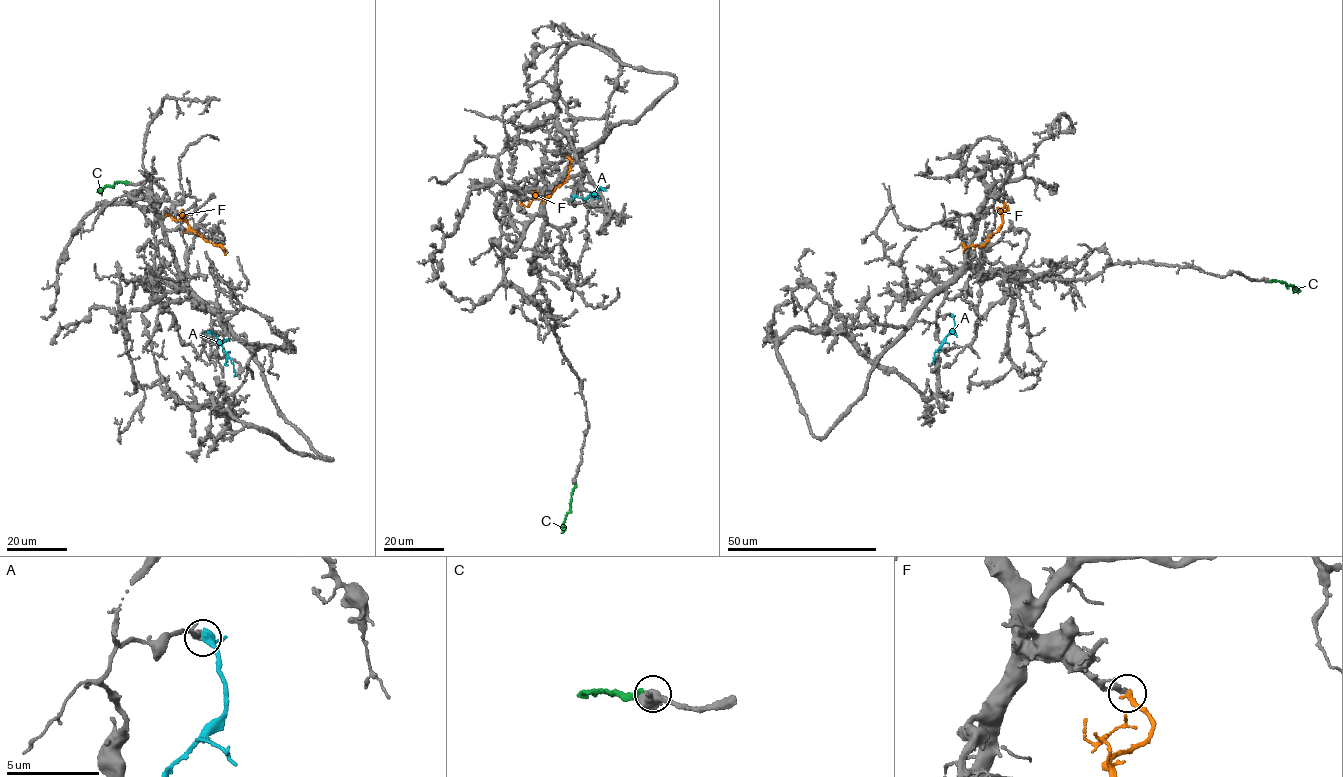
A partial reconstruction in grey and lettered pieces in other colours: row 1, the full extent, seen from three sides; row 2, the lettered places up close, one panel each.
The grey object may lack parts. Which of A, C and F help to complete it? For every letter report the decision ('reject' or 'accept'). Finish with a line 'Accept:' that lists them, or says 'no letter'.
A: reject
C: accept
F: reject
Accept: C

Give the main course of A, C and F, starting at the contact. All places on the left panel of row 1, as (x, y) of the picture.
A: (208, 332), (218, 338), (231, 359), (233, 376)
C: (127, 182), (116, 181), (97, 191)
F: (165, 214), (184, 220), (191, 229), (224, 249)

